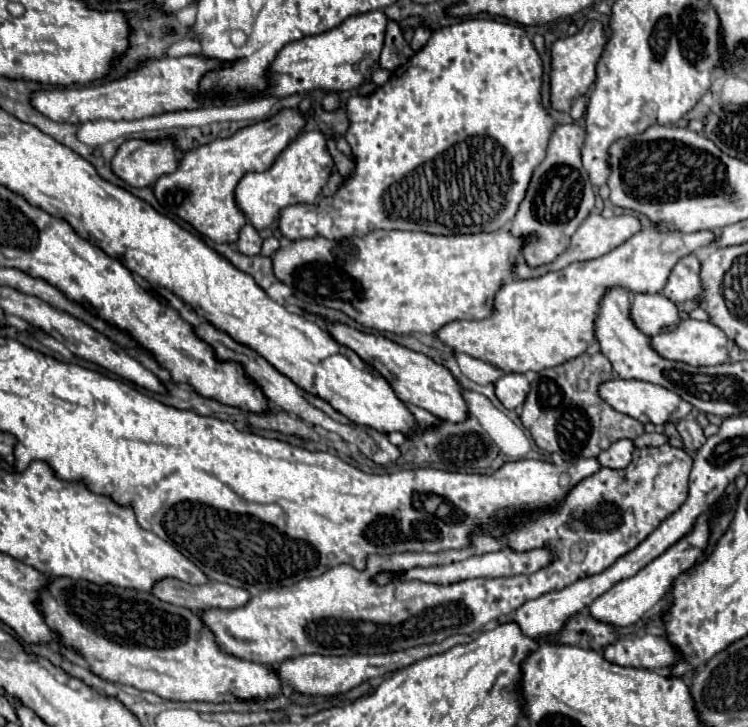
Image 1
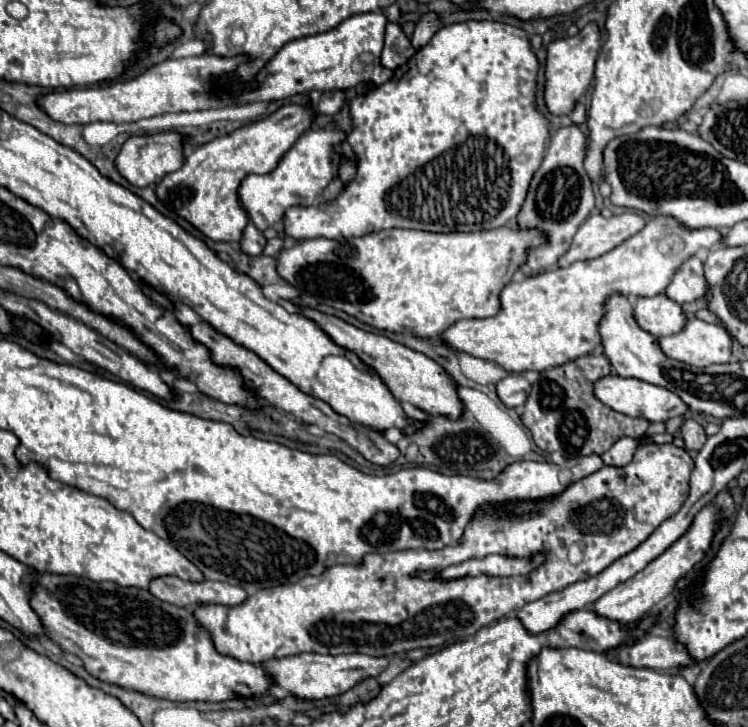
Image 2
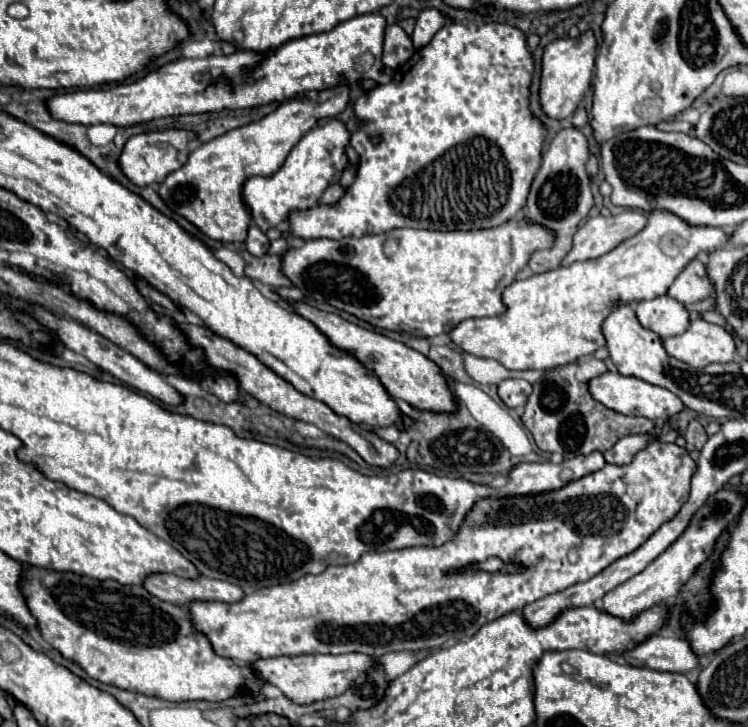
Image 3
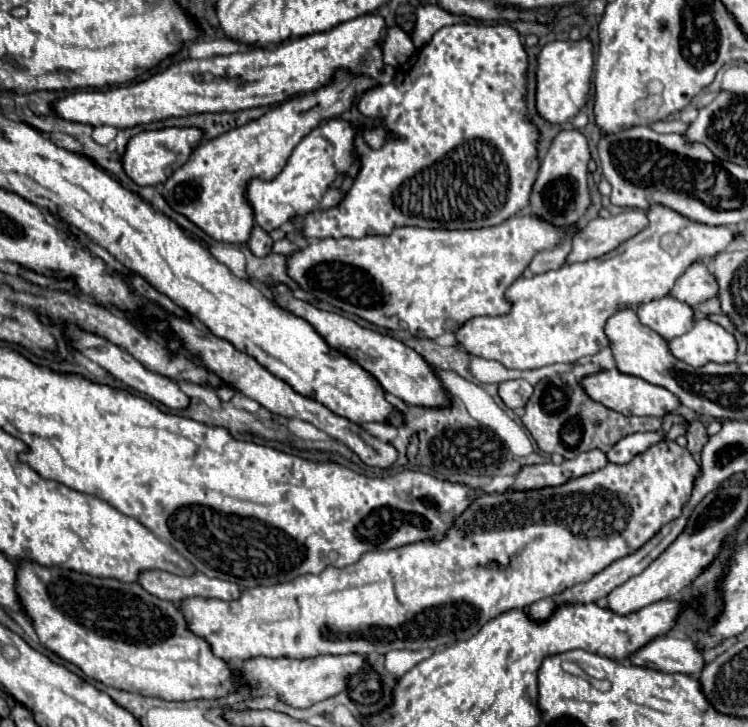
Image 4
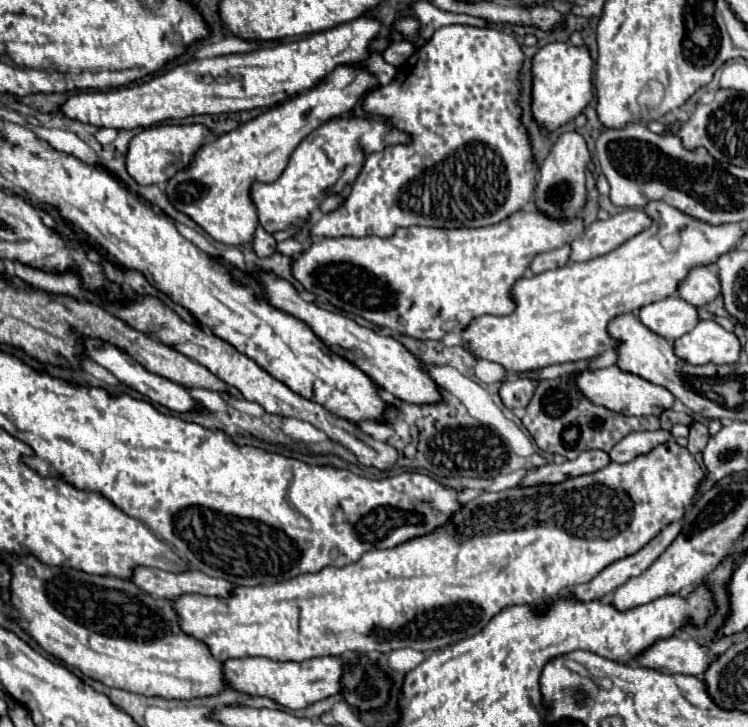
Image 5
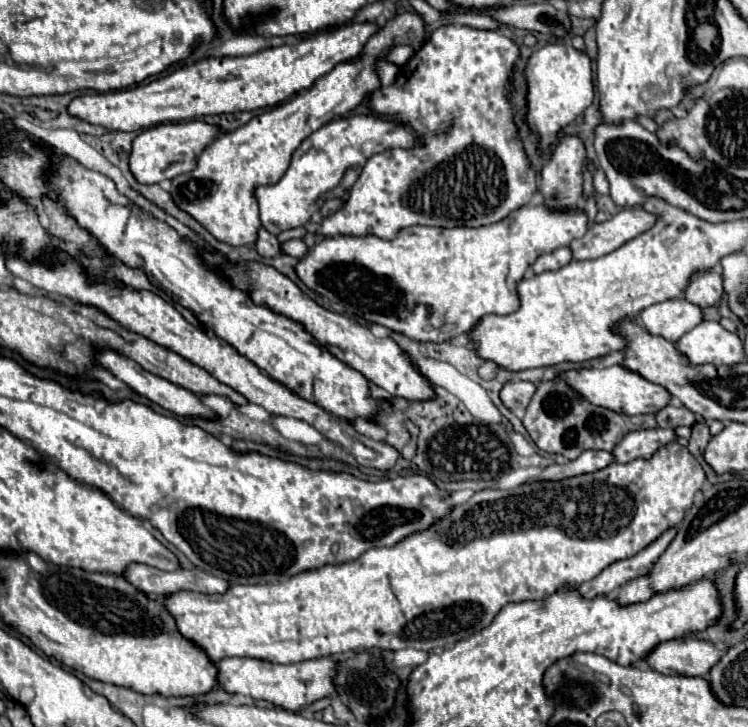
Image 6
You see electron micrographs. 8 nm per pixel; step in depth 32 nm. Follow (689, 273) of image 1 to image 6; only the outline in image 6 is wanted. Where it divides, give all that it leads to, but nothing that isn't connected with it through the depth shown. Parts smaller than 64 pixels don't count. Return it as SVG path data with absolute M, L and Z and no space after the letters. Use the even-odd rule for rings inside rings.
M704 270L692 276L684 296L686 300L690 300L692 304L700 306L700 308L708 308L714 306L724 294L724 286L722 286L722 276L720 272L714 270Z

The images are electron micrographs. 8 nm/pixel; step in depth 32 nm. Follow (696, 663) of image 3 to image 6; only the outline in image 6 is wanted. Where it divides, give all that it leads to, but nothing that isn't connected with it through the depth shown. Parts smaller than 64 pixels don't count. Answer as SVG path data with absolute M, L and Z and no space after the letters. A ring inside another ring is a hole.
M700 638L670 640L656 646L646 662L654 670L670 676L706 676L726 650Z

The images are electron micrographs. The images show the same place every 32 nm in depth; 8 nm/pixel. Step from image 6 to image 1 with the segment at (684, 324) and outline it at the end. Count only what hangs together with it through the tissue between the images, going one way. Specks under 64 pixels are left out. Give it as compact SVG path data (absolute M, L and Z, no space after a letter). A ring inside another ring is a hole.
M636 294L632 300L632 320L636 326L648 334L668 332L680 324L680 312L672 300L662 294Z

